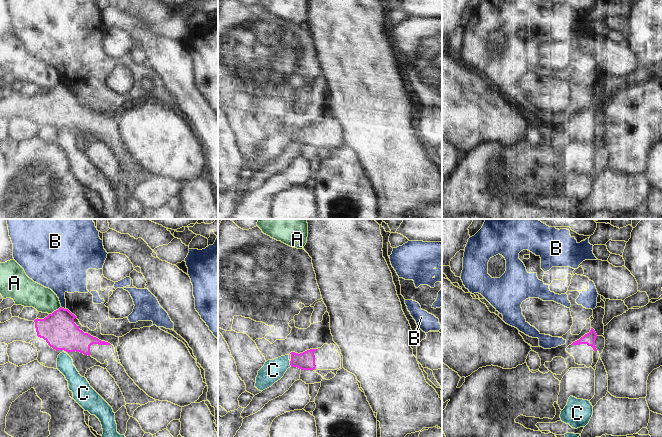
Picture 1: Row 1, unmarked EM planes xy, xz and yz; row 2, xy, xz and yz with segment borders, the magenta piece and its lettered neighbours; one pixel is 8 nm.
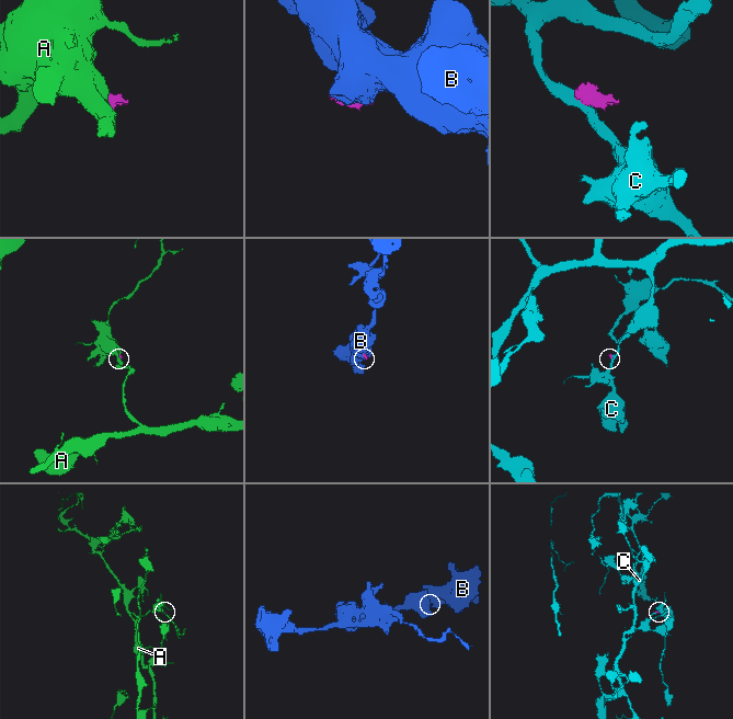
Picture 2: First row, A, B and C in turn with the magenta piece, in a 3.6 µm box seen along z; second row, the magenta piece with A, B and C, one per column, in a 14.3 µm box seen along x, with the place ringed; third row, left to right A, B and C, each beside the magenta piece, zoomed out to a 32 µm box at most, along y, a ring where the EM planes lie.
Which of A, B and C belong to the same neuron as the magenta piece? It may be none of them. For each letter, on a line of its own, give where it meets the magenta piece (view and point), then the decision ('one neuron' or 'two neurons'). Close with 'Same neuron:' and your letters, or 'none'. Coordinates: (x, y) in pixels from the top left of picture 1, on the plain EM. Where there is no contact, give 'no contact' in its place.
A: meets magenta in xy at (54, 87); two neurons
B: meets magenta in xy at (63, 84); two neurons
C: meets magenta in xz at (290, 140); two neurons
Same neuron: none

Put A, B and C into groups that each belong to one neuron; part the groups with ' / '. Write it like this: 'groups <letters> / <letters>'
groups A / B / C

